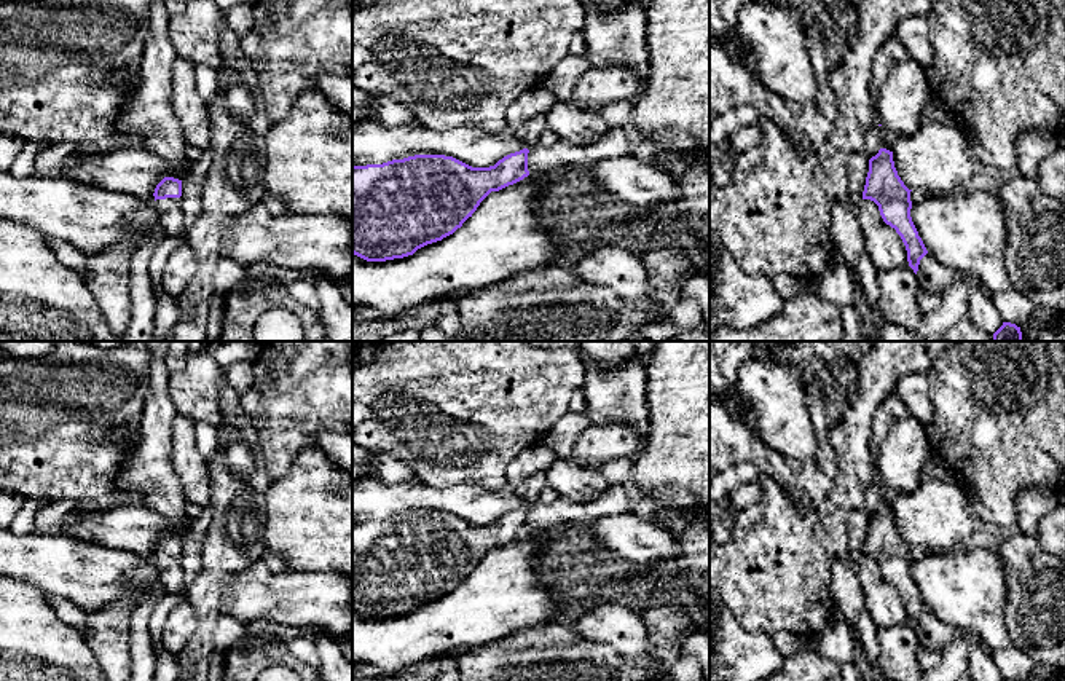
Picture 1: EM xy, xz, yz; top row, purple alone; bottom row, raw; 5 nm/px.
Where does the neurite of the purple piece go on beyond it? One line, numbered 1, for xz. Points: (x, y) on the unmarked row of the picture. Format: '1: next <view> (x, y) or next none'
1: next none

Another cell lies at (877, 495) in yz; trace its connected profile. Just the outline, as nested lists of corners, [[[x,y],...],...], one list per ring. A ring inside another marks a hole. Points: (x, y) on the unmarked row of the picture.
[[[874,482],[866,491],[864,510],[872,515],[880,506],[893,509],[896,491],[885,483]]]

